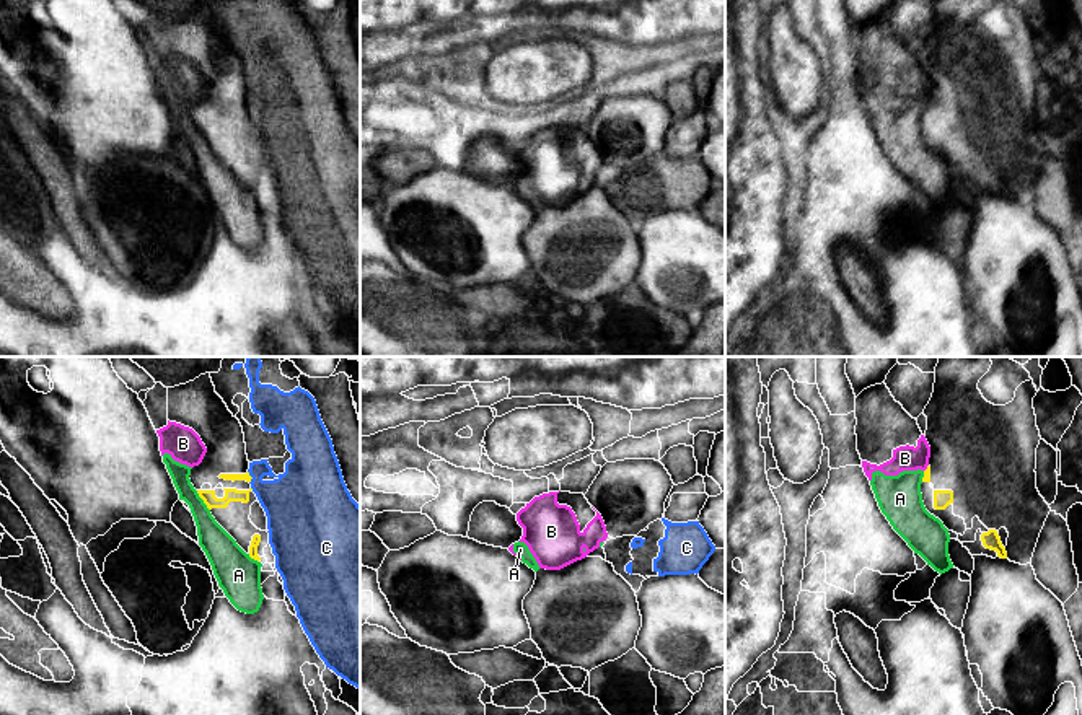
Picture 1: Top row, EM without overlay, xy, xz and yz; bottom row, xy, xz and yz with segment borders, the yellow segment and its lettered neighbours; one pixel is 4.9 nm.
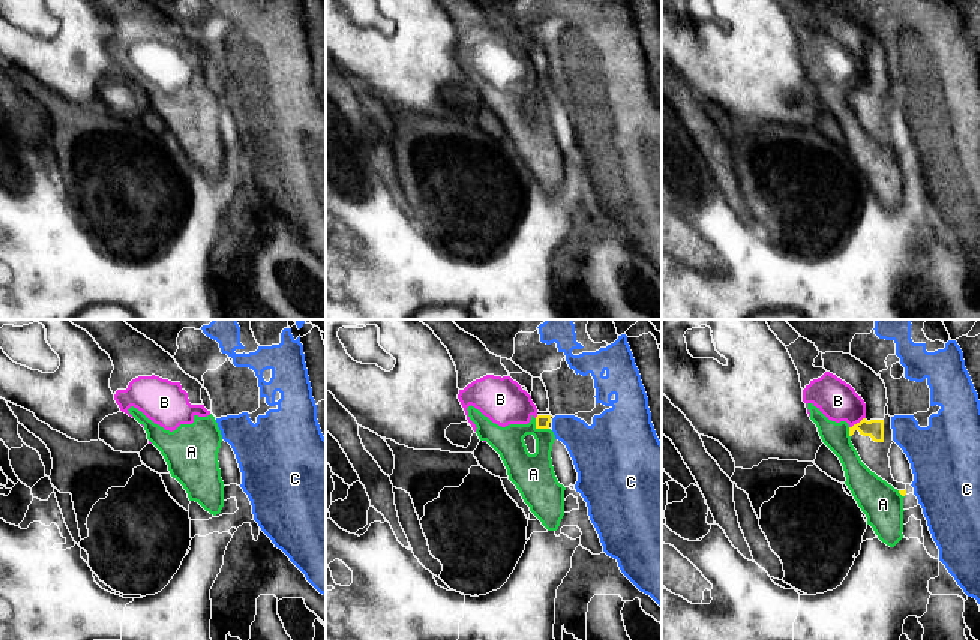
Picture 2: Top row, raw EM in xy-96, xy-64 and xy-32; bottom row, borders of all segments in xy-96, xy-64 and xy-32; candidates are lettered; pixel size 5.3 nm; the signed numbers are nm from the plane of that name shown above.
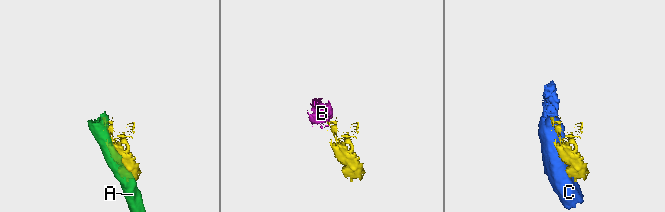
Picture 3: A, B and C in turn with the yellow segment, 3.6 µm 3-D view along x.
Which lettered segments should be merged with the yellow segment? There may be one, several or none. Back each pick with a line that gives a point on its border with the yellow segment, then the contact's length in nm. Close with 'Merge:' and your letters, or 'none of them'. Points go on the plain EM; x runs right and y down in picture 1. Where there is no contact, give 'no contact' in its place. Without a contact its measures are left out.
Merge: none of them

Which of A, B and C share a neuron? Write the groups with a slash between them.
A B / C

